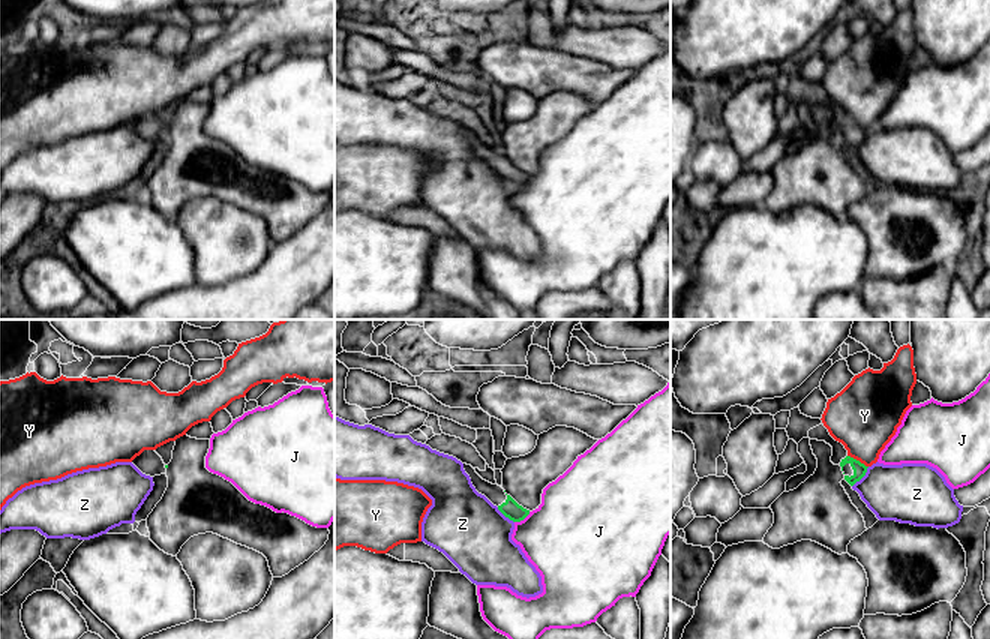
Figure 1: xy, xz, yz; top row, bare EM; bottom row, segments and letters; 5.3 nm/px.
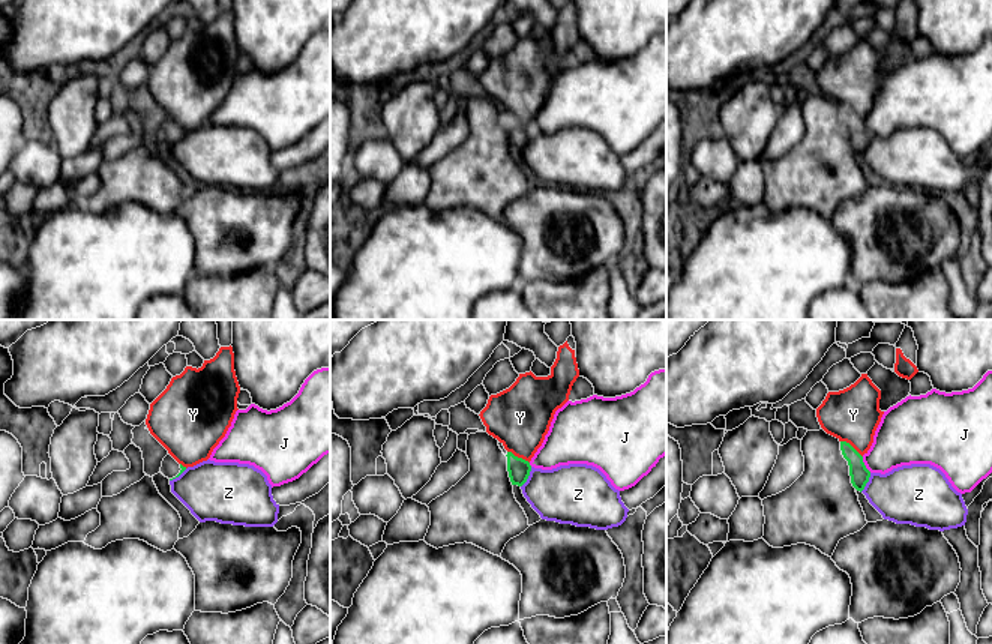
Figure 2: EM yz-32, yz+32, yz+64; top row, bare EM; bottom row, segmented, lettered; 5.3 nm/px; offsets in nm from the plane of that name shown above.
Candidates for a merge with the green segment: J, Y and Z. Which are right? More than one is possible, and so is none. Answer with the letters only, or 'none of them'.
none of them

